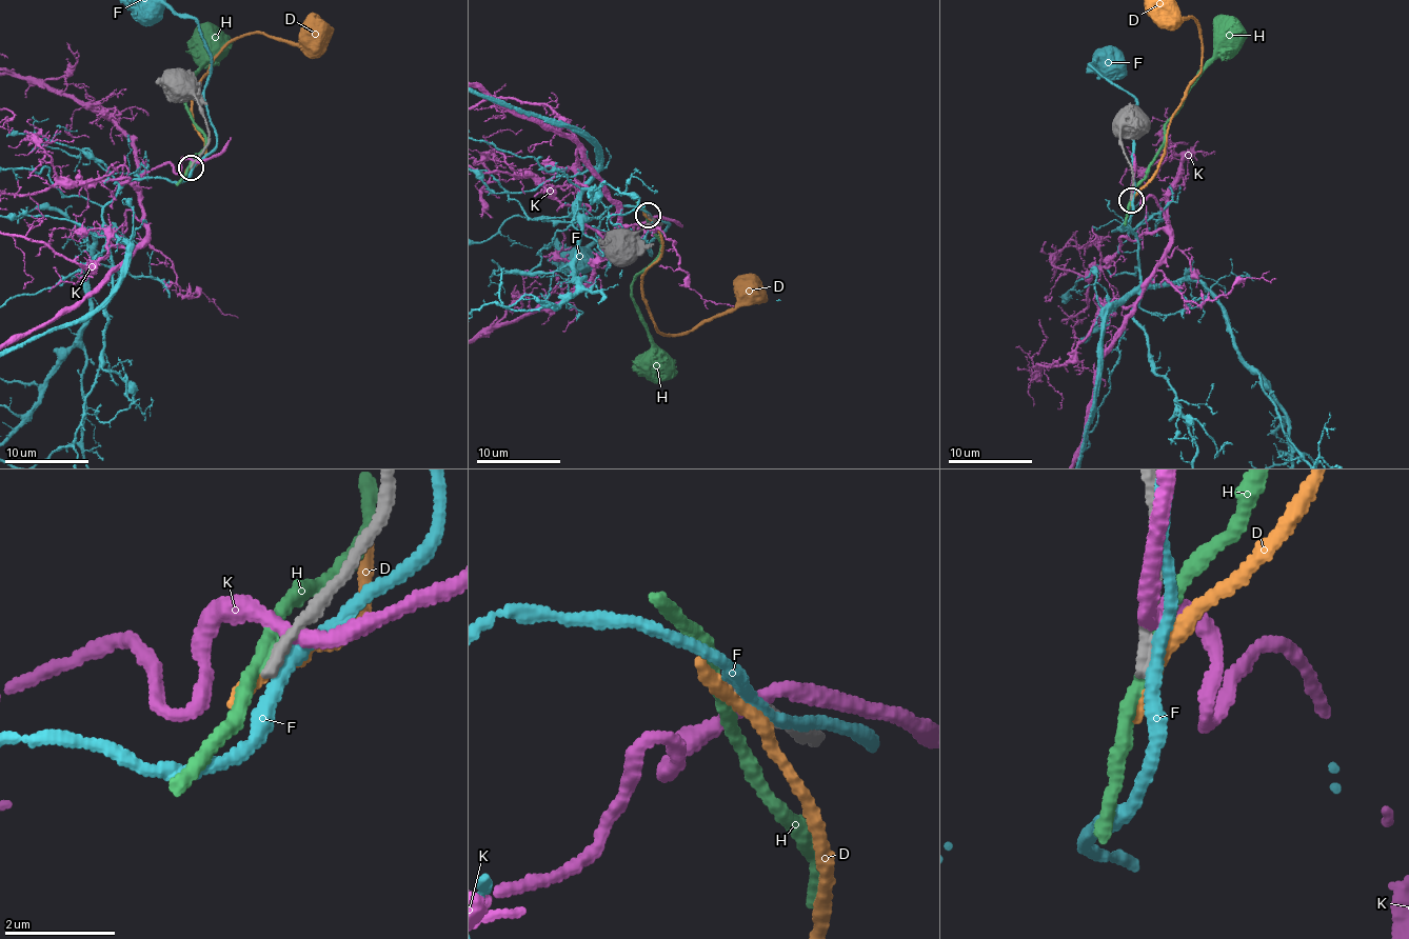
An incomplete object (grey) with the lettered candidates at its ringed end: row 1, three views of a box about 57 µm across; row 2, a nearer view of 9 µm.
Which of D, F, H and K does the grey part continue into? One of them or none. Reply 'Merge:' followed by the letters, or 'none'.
Merge: none

